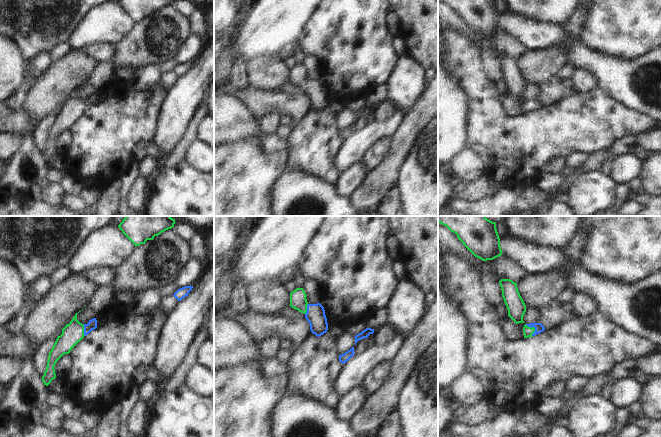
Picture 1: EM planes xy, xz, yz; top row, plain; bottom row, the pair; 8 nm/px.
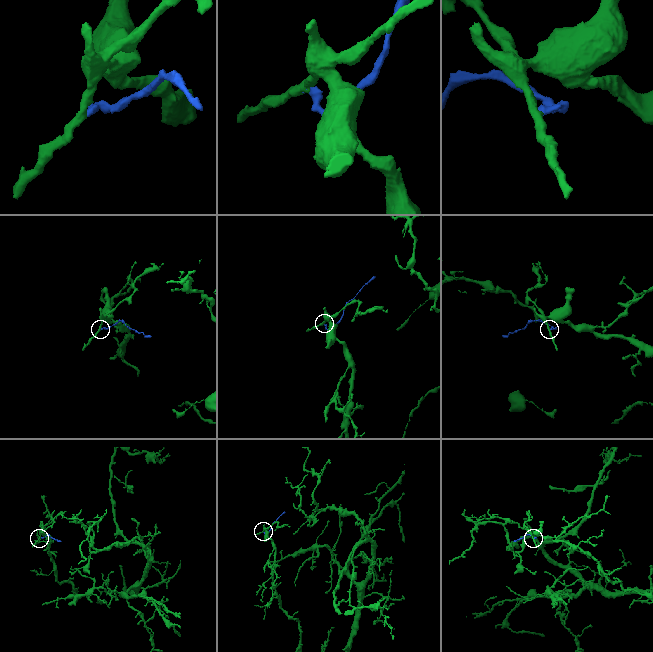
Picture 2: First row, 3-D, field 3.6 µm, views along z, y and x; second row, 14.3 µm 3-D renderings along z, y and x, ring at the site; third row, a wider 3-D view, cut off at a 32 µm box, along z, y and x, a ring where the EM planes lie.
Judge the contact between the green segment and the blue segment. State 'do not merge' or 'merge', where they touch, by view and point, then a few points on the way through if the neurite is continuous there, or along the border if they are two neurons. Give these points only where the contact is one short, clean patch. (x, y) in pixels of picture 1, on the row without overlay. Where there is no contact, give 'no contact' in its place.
merge | yz (534, 104) | across yz (527, 107), (534, 104), (539, 104)

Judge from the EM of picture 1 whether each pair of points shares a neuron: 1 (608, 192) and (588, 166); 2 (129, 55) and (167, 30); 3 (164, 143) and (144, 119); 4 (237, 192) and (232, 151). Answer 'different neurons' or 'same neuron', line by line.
1: different neurons
2: same neuron
3: different neurons
4: same neuron

